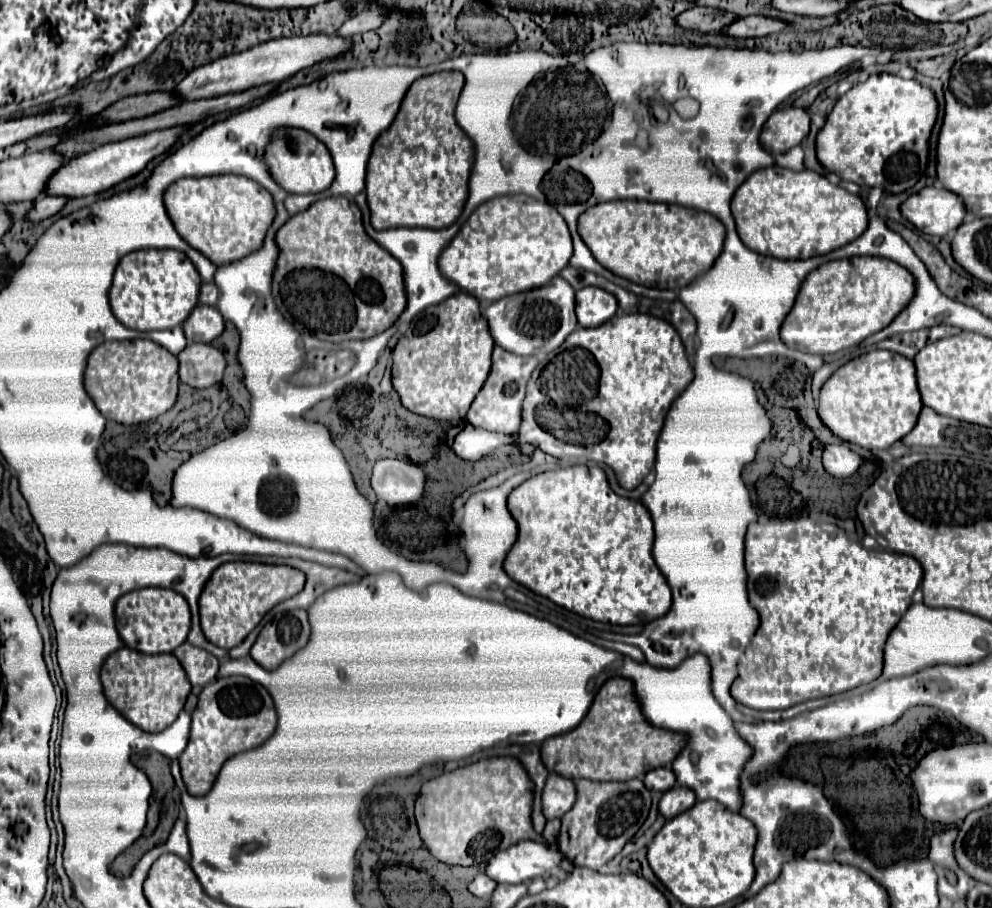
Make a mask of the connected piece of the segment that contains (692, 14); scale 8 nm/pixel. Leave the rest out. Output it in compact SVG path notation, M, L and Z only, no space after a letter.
M690 8L676 18L682 28L696 32L722 32L736 20L736 14L722 12L718 8Z

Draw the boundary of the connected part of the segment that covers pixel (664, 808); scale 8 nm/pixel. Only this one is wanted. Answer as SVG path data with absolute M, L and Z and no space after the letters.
M674 786L660 800L660 814L670 820L696 804L696 794L686 786Z

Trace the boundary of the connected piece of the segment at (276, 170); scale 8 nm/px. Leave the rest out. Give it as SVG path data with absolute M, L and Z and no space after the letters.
M292 128L282 130L276 134L276 138L266 148L266 162L270 168L270 174L274 174L274 180L288 190L288 194L318 194L332 186L336 170L332 164L332 156L328 148L318 142L312 134Z

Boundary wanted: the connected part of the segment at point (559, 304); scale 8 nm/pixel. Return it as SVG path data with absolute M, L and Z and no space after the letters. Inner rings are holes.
M554 276L546 286L512 294L502 300L492 302L484 308L484 316L488 320L490 332L498 346L510 350L520 356L538 354L538 352L552 352L562 346L562 342L574 332L576 328L576 314L574 314L574 288L560 276ZM548 320L560 320L560 326L552 334L548 328Z

